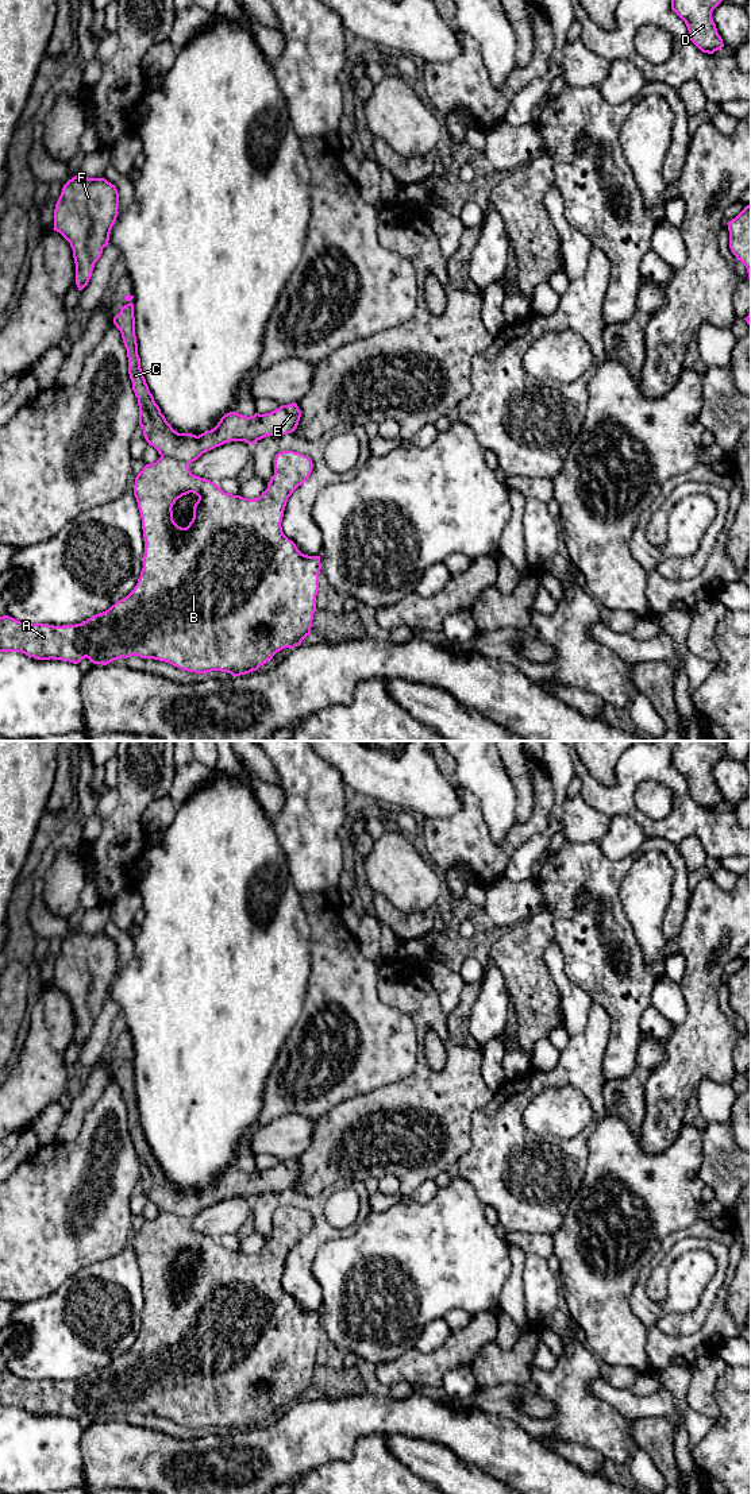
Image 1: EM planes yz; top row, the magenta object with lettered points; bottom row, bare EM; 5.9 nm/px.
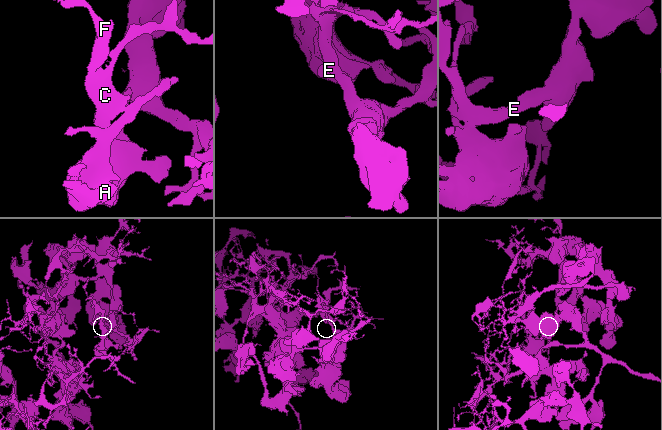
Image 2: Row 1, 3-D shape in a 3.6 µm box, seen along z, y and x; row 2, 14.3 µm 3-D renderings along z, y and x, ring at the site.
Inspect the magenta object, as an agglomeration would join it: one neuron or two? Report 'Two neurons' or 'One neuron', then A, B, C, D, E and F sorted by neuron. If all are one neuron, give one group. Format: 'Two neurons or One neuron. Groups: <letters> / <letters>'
Two neurons. Groups: A B / C D E F

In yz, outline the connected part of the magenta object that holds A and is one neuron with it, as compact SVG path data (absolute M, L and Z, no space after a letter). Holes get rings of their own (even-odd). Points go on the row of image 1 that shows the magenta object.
M282 451L274 459L274 475L261 497L249 499L224 493L219 485L196 476L173 458L161 456L136 475L134 495L142 518L145 538L143 568L134 590L108 610L82 624L46 625L0 617L0 652L20 652L38 660L62 660L78 664L89 659L107 665L118 659L139 656L169 663L182 671L205 675L211 671L240 676L257 671L273 656L294 648L311 636L319 591L320 556L301 553L282 532L282 517L292 493L311 475L312 460L294 451ZM193 493L199 497L186 528L173 520L173 505Z

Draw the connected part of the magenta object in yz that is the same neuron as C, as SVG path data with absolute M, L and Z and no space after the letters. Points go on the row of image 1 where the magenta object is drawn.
M130 294L124 297L128 304L120 308L113 317L113 324L120 331L127 350L128 374L139 405L139 425L149 445L153 445L161 456L173 458L189 466L203 453L230 441L244 441L254 445L266 436L277 437L296 431L301 412L294 402L282 405L270 413L255 413L250 417L230 412L213 429L199 436L176 432L155 404L140 368L132 298L134 296Z

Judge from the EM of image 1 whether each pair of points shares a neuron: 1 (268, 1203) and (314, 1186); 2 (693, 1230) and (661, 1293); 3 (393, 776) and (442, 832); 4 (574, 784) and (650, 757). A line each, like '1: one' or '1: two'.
1: two
2: two
3: two
4: two

